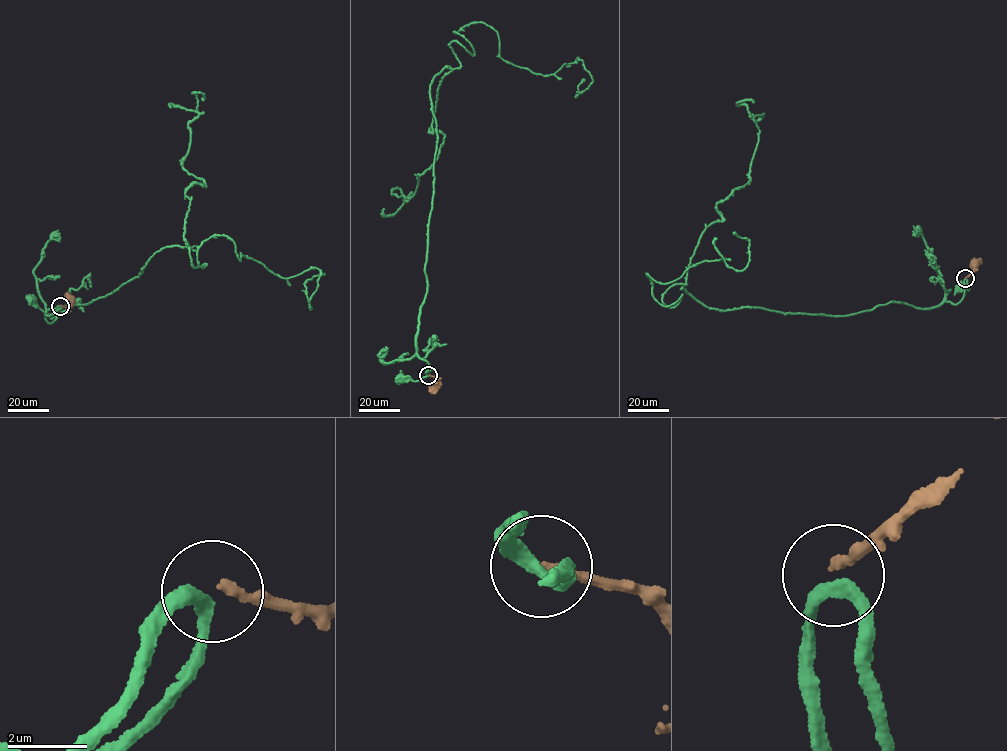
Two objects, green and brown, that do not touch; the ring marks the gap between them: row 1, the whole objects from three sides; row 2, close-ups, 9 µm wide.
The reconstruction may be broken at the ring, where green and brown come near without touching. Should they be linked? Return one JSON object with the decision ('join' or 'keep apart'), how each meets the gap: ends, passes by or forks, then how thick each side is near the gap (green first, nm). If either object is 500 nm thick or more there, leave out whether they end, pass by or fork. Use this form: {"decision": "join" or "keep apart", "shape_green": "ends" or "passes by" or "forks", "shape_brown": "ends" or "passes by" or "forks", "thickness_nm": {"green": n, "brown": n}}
{"decision": "keep apart", "shape_green": "passes by", "shape_brown": "ends", "thickness_nm": {"green": 300, "brown": 240}}

